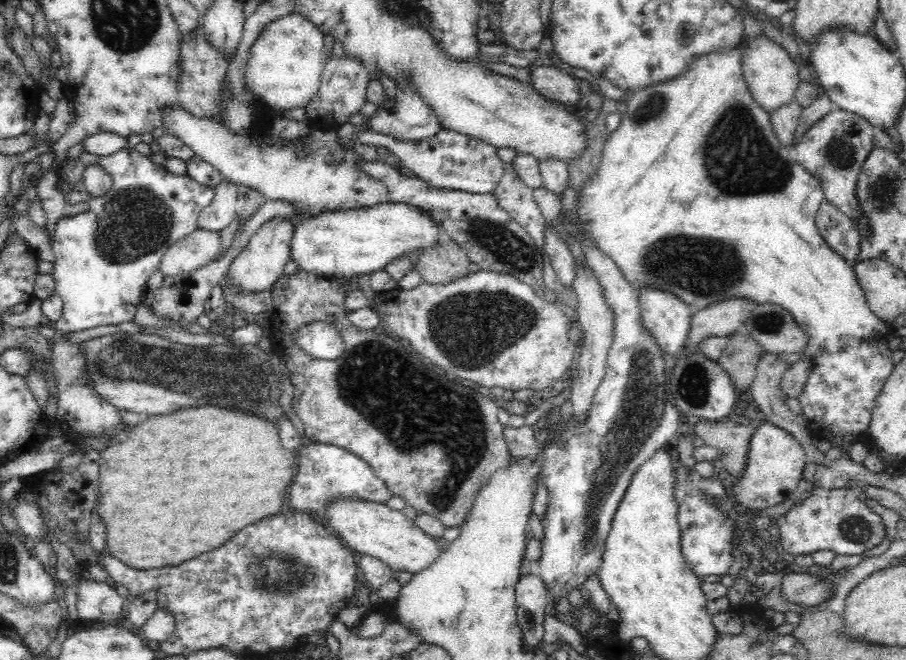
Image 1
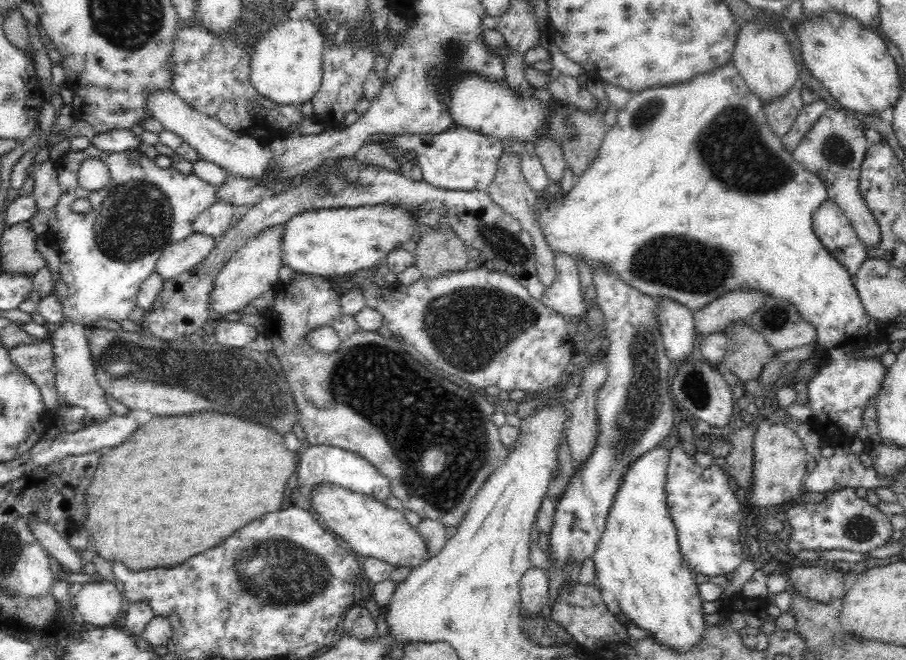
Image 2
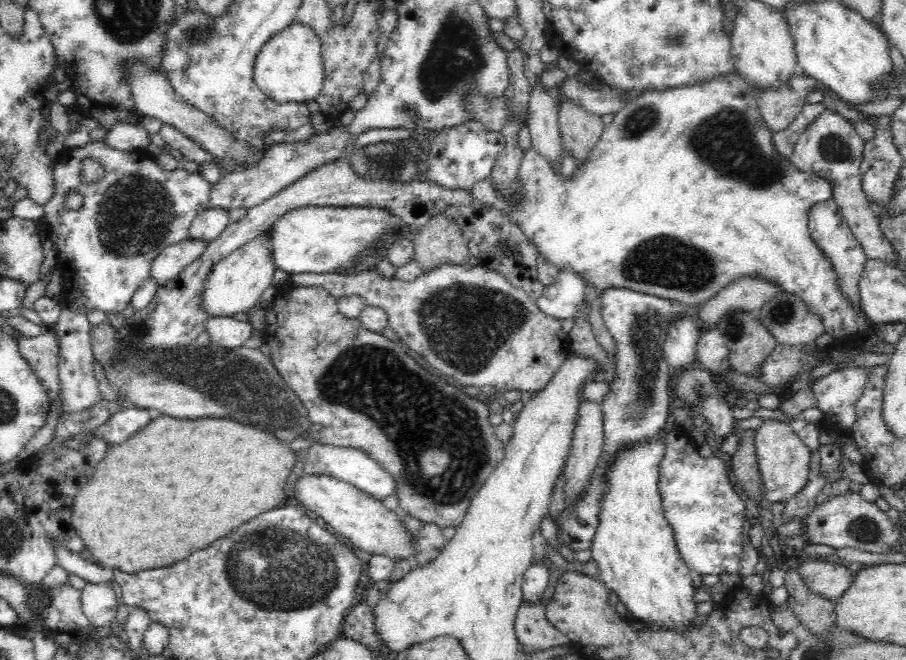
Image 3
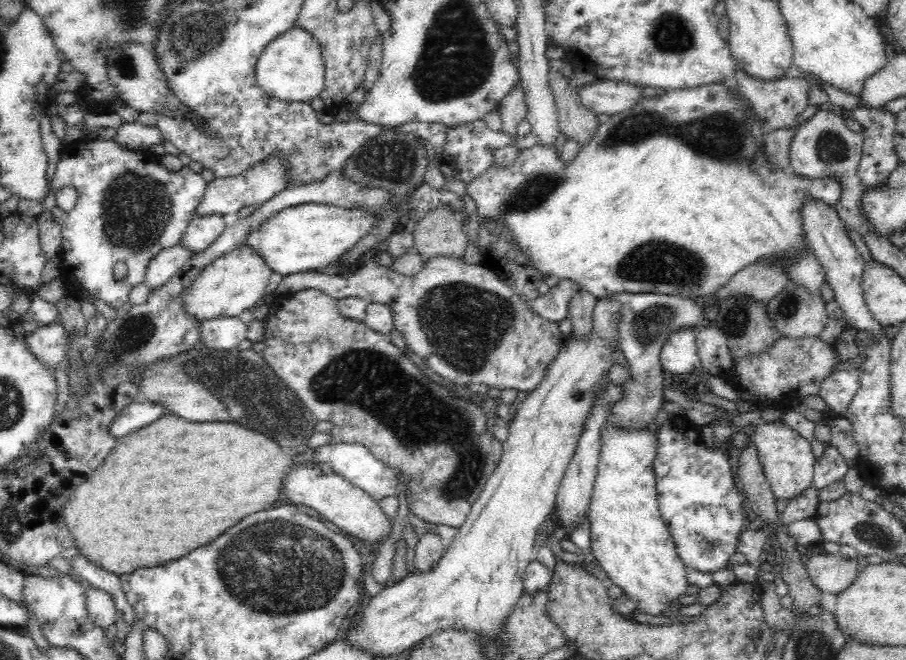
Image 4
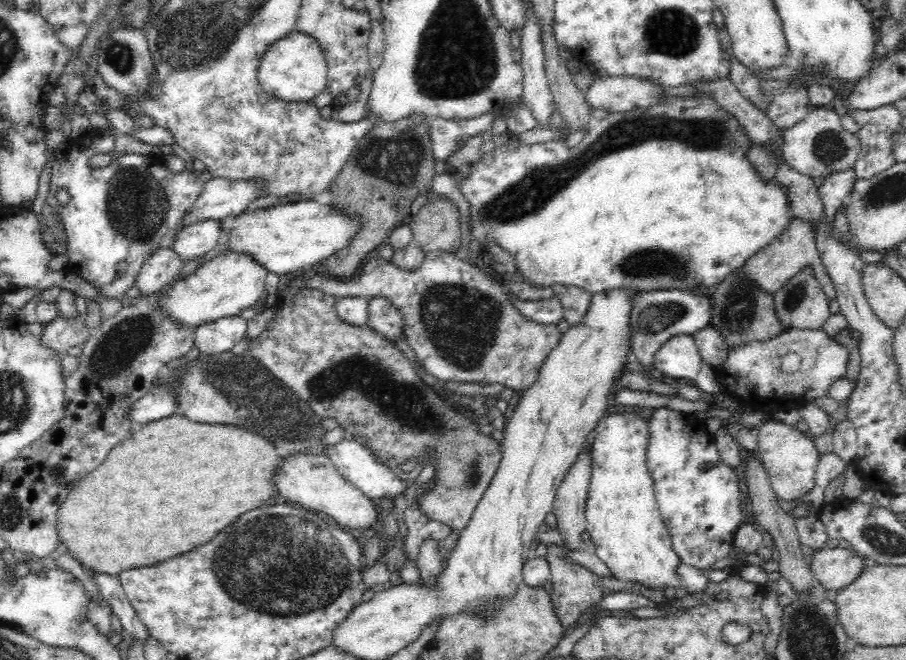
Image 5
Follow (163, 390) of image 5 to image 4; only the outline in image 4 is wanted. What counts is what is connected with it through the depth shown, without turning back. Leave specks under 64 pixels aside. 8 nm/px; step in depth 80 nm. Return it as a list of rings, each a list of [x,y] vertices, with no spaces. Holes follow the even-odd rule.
[[[135,400],[116,414],[108,428],[108,433],[116,440],[124,438],[127,434],[152,424],[164,413],[162,405],[152,403],[152,401]]]

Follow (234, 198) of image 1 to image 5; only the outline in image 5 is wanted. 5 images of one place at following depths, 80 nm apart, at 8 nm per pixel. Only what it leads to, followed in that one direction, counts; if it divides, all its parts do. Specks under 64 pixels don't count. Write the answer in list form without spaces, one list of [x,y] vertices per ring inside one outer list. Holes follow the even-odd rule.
[[[220,219],[202,220],[182,226],[174,240],[173,251],[184,263],[192,258],[200,258],[209,250],[214,250],[223,238],[223,227]]]

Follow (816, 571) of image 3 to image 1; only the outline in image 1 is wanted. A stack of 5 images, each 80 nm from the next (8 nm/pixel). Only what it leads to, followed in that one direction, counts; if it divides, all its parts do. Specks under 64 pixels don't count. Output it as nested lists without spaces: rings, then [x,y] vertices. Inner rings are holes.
[[[789,573],[781,578],[780,592],[782,600],[800,606],[816,606],[824,602],[831,588],[824,583],[824,577],[805,573]]]

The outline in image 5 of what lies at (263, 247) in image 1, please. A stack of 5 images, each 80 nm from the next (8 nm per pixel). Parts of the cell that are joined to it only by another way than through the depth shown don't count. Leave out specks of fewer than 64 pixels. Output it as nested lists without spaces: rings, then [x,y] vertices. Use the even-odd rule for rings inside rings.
[[[235,250],[215,256],[201,264],[189,277],[179,280],[169,288],[162,301],[162,313],[182,326],[197,327],[198,324],[218,318],[239,316],[243,311],[254,308],[264,294],[269,272],[251,256]]]

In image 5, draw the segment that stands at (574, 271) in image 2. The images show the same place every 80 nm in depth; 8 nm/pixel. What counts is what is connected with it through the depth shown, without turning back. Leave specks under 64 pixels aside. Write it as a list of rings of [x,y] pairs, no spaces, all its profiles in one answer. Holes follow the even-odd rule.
[[[511,294],[514,307],[520,311],[520,315],[536,321],[538,324],[557,324],[564,318],[564,310],[560,298],[552,294],[550,298],[544,300],[522,301]]]

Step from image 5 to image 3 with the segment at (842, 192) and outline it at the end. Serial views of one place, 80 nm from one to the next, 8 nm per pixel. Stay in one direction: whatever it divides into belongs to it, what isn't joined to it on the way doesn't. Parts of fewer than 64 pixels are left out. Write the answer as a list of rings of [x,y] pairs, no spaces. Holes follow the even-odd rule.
[[[732,70],[728,74],[722,74],[722,76],[716,76],[712,80],[706,80],[701,84],[692,84],[688,87],[680,86],[664,90],[651,89],[650,91],[643,91],[636,98],[628,99],[624,106],[618,112],[615,112],[613,121],[604,127],[603,135],[592,148],[590,156],[576,167],[572,180],[565,180],[560,175],[556,176],[555,170],[550,167],[550,163],[530,148],[523,152],[523,159],[519,168],[522,189],[524,189],[522,202],[518,200],[518,204],[511,204],[511,202],[503,200],[497,194],[497,190],[493,188],[491,179],[478,182],[469,192],[480,203],[510,216],[512,220],[521,226],[526,239],[530,239],[530,243],[534,245],[537,253],[544,255],[559,269],[566,268],[566,266],[572,268],[583,280],[592,282],[596,286],[598,294],[608,286],[628,288],[628,290],[662,297],[662,299],[678,301],[687,310],[688,314],[694,315],[695,308],[698,309],[702,304],[706,304],[706,301],[718,294],[721,288],[728,286],[737,278],[756,277],[756,279],[764,279],[764,281],[774,283],[778,287],[778,292],[792,294],[802,300],[809,312],[815,318],[823,321],[824,333],[830,335],[830,349],[846,350],[847,348],[863,347],[863,344],[870,337],[868,332],[874,330],[874,326],[862,311],[861,306],[853,304],[843,295],[843,292],[839,289],[839,278],[832,263],[824,257],[824,253],[814,243],[808,228],[810,210],[832,198],[833,189],[830,181],[798,170],[792,164],[790,158],[784,158],[776,150],[772,142],[774,132],[767,127],[758,110],[756,92],[748,86],[748,83],[740,76],[738,71]]]

